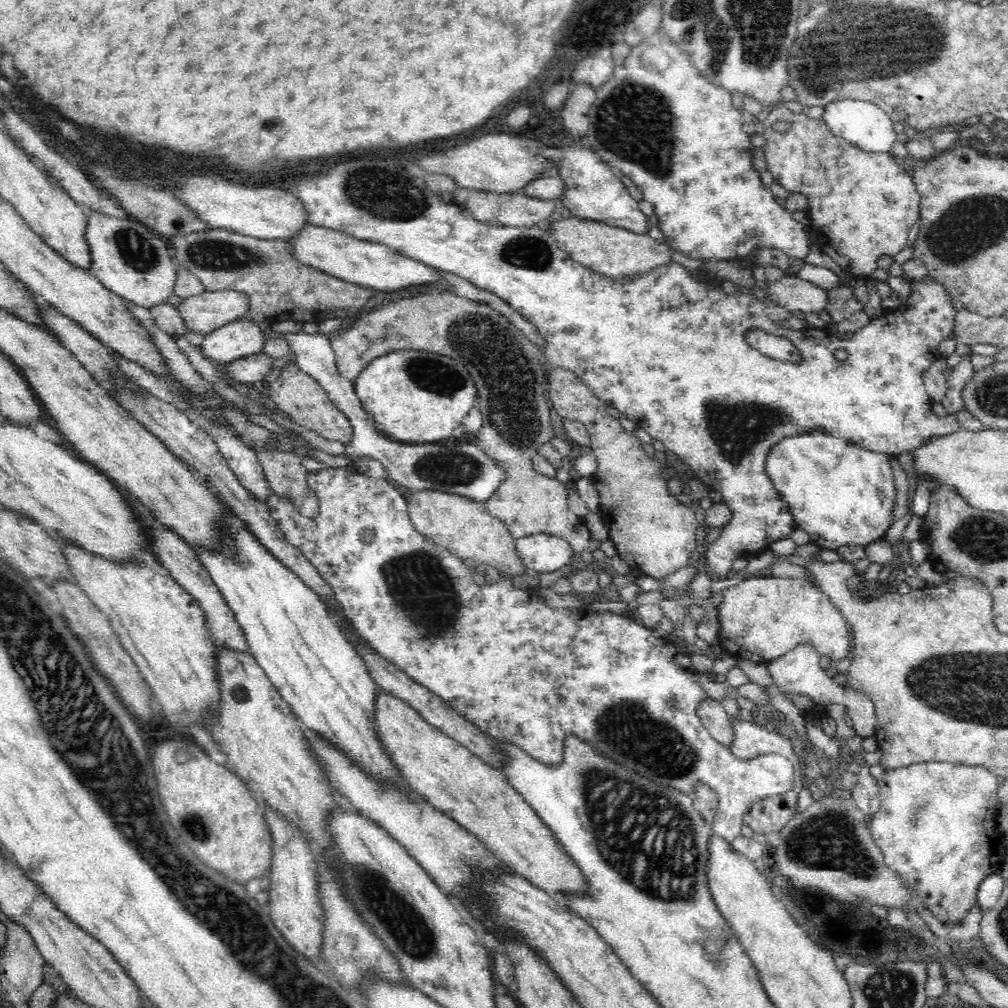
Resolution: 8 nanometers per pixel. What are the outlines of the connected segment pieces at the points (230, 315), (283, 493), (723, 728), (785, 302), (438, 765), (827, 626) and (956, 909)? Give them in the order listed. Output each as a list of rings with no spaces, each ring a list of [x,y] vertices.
[[[235,290],[206,291],[204,294],[183,298],[176,306],[188,332],[210,334],[234,320],[246,317],[250,297]]]
[[[254,448],[272,492],[294,503],[300,514],[314,518],[319,511],[316,493],[308,486],[308,470],[300,466],[301,457],[280,450]]]
[[[712,698],[698,704],[698,715],[709,733],[724,746],[730,747],[734,740],[734,725],[732,718],[724,711],[720,701]]]
[[[785,276],[780,280],[767,281],[767,298],[789,311],[817,312],[825,315],[828,302],[827,290],[797,276]]]
[[[379,690],[374,704],[374,721],[378,737],[388,749],[392,761],[402,773],[404,783],[408,783],[415,792],[424,797],[429,804],[455,820],[460,827],[474,835],[485,844],[487,851],[493,854],[511,872],[528,879],[534,886],[545,890],[549,895],[578,894],[586,892],[590,885],[586,875],[576,865],[576,861],[564,851],[564,845],[548,829],[548,825],[536,814],[536,811],[525,801],[525,798],[508,782],[502,771],[492,768],[471,750],[459,742],[440,732],[435,726],[428,724],[417,710],[406,704],[402,699],[394,697],[386,691]]]
[[[767,574],[748,576],[746,580],[724,590],[722,604],[717,608],[721,625],[718,640],[734,658],[746,658],[759,663],[772,662],[795,646],[806,643],[812,643],[820,657],[828,656],[832,661],[839,661],[850,654],[850,632],[846,618],[824,592],[817,590],[810,579],[776,578]]]
[[[917,762],[910,766],[900,767],[899,769],[885,769],[883,774],[878,779],[879,797],[881,800],[880,808],[871,816],[869,830],[871,831],[876,845],[880,847],[882,855],[884,855],[884,862],[890,869],[896,871],[900,875],[900,879],[918,891],[920,899],[924,901],[925,907],[932,912],[932,916],[936,920],[944,924],[954,924],[959,922],[968,914],[968,911],[978,905],[976,901],[976,892],[982,878],[986,878],[988,874],[1000,874],[1002,868],[1002,861],[1007,856],[1003,842],[1004,832],[998,829],[998,789],[1000,788],[1001,778],[997,777],[991,770],[983,766],[969,765],[968,763],[952,763],[952,762]]]

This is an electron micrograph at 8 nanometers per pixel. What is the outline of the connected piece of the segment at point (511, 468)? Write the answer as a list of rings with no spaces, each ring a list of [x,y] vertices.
[[[431,290],[422,292],[417,296],[411,298],[400,299],[398,302],[388,302],[387,304],[380,304],[378,306],[372,305],[372,310],[369,313],[363,314],[356,318],[356,322],[346,328],[346,331],[340,330],[331,335],[330,344],[332,349],[334,349],[334,354],[336,355],[337,368],[340,371],[340,375],[344,375],[346,379],[350,379],[353,383],[355,378],[364,370],[366,366],[372,362],[372,359],[378,358],[380,355],[385,355],[386,353],[395,351],[395,350],[421,350],[434,352],[434,354],[442,354],[442,356],[450,356],[454,360],[462,360],[462,364],[467,370],[472,372],[472,378],[476,380],[476,386],[478,386],[478,400],[480,400],[479,409],[482,413],[482,418],[484,418],[484,424],[482,428],[473,436],[473,440],[476,444],[484,451],[484,454],[487,454],[490,458],[493,458],[504,471],[504,480],[500,483],[500,486],[497,486],[497,489],[492,493],[492,496],[486,500],[483,504],[484,508],[496,518],[500,518],[506,523],[506,527],[510,529],[510,533],[515,539],[530,536],[532,534],[547,534],[547,535],[556,535],[556,537],[564,537],[568,543],[571,544],[573,552],[576,556],[581,556],[582,552],[590,549],[590,533],[589,530],[582,526],[582,520],[572,513],[569,510],[569,504],[567,503],[567,498],[569,495],[566,485],[562,484],[557,480],[557,477],[548,477],[538,473],[532,467],[532,456],[538,452],[538,448],[543,444],[550,443],[550,440],[554,438],[554,430],[552,429],[552,424],[550,423],[550,404],[547,398],[548,394],[548,381],[546,372],[549,368],[547,364],[546,354],[543,353],[541,347],[531,346],[530,340],[522,335],[522,331],[516,330],[506,318],[502,318],[496,310],[488,308],[488,305],[485,303],[480,304],[480,302],[474,302],[464,297],[460,297],[454,291],[454,294],[449,291],[438,291]]]

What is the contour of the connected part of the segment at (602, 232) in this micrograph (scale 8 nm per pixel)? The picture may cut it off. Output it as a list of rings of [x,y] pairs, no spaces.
[[[566,216],[564,220],[552,222],[548,231],[557,245],[574,261],[597,273],[608,275],[613,281],[631,279],[640,273],[672,261],[672,248],[659,243],[648,233],[634,234],[629,230],[618,229],[604,222]]]

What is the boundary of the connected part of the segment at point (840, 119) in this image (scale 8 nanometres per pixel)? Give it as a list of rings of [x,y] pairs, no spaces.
[[[847,99],[832,102],[824,109],[822,120],[836,137],[868,153],[891,153],[900,128],[876,104]]]

